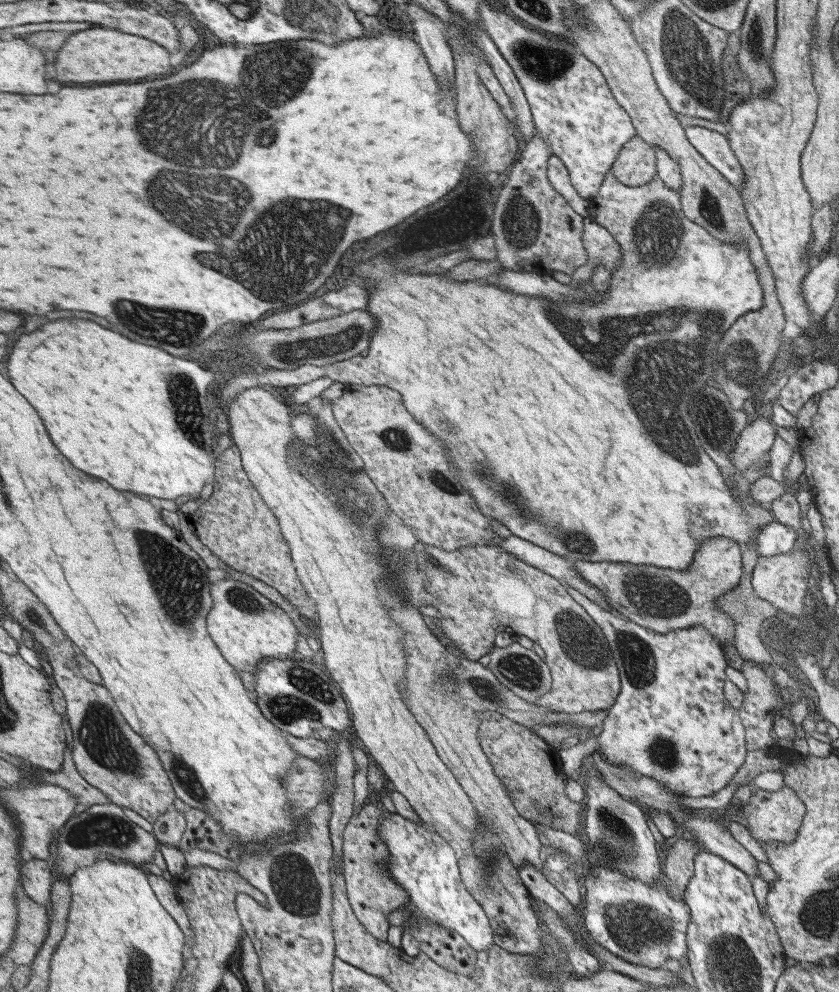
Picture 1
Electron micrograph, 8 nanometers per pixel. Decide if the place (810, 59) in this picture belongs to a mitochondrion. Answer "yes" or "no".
no

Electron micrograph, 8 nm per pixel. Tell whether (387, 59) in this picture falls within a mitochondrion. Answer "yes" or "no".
no

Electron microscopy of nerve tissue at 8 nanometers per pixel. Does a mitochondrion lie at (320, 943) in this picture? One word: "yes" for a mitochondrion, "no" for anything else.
no

